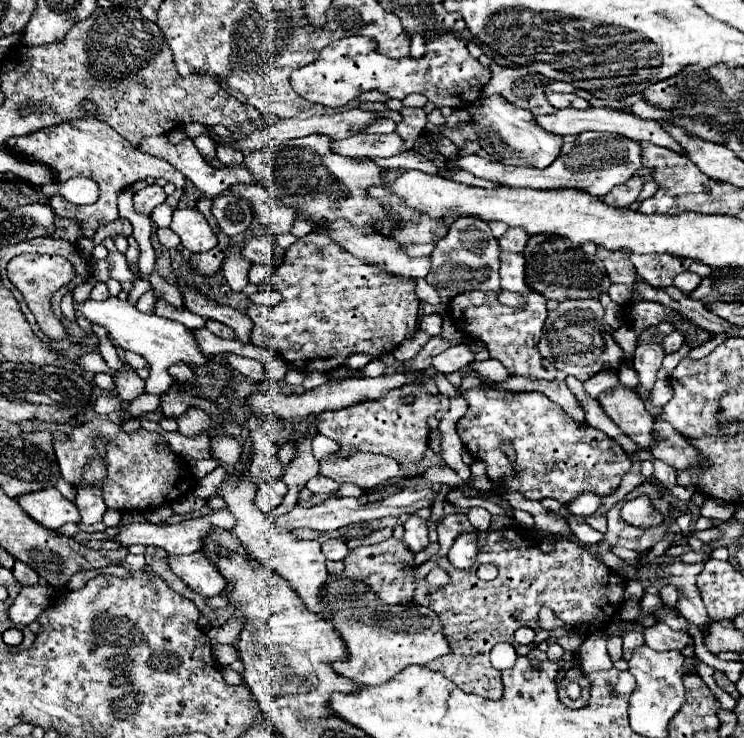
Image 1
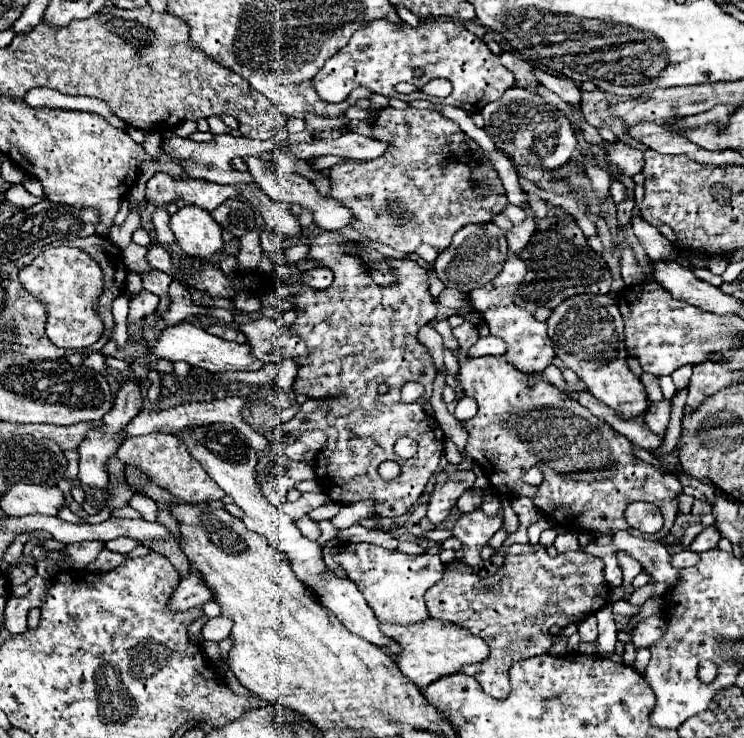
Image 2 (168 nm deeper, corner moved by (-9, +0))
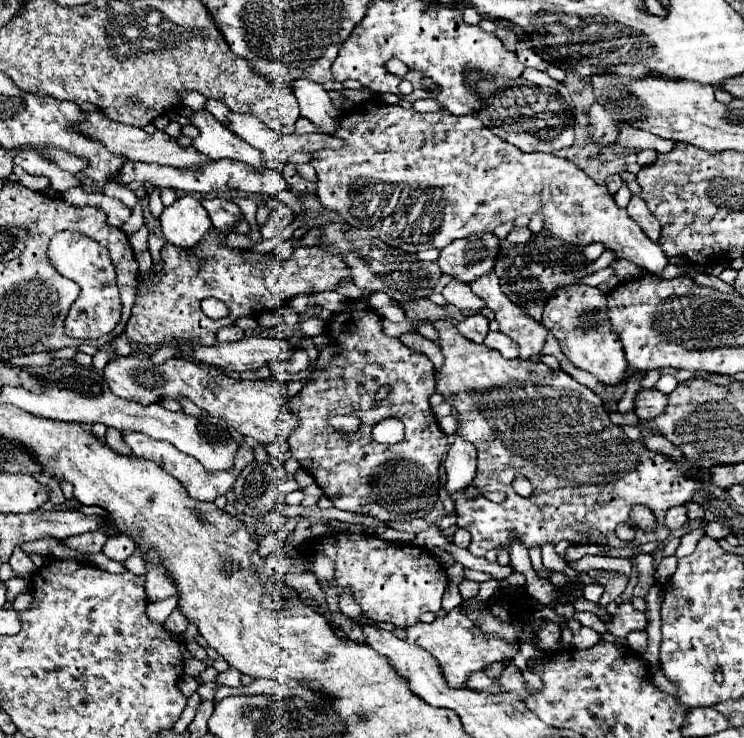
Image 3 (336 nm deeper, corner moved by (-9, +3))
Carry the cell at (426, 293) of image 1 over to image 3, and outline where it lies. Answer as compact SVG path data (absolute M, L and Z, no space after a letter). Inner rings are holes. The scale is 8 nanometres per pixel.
M450 281L444 289L442 289L442 295L446 297L446 301L458 309L466 309L466 311L482 311L486 307L486 303L472 293L470 285L468 283L460 283L460 281Z

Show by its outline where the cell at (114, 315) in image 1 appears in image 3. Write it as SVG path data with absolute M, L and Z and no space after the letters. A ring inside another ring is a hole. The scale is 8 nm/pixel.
M244 337L234 343L216 343L212 347L194 347L192 357L200 363L220 367L224 371L252 371L270 361L288 361L292 345L274 337Z

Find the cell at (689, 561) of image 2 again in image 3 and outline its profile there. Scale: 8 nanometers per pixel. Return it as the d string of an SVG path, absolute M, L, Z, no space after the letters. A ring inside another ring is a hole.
M672 555L672 557L664 557L660 563L658 563L658 567L656 567L656 579L660 581L660 583L664 583L664 579L670 579L672 575L674 575L674 571L676 571L676 557Z

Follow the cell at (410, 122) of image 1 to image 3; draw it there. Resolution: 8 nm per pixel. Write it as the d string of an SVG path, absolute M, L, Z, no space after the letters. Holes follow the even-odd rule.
M366 101L344 111L342 123L338 123L332 135L340 137L344 147L312 153L318 183L316 195L322 205L336 211L344 223L364 229L370 237L378 237L390 247L408 249L410 245L422 243L444 249L454 239L492 233L498 225L514 221L520 215L540 215L544 229L568 245L574 245L578 251L584 251L590 243L602 243L604 249L614 251L618 259L628 259L654 275L668 265L660 245L642 233L628 213L616 205L614 195L604 185L598 185L568 159L548 153L522 153L518 147L500 141L482 125L478 115L456 117L446 109L418 113L400 105Z

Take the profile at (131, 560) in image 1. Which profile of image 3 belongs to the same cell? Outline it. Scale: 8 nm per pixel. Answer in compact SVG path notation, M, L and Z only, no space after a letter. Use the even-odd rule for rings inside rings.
M98 531L98 533L82 533L78 537L68 537L62 543L66 547L82 553L82 555L92 555L92 553L100 553L102 551L106 539L108 539L108 535L104 531Z

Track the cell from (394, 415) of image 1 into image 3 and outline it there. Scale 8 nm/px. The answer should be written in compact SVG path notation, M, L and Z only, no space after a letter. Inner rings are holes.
M350 301L346 311L332 315L326 333L334 345L320 351L316 369L312 373L314 379L308 381L304 389L290 401L292 411L300 419L300 427L290 437L292 457L300 463L302 469L314 475L318 487L334 503L336 509L356 515L370 515L378 521L410 521L416 517L426 517L438 501L440 463L448 451L448 439L438 427L438 421L428 403L430 395L436 393L432 361L426 355L402 345L396 337L386 337L382 333L382 317L372 309L366 309L364 301ZM380 387L390 387L390 401L374 403L374 395ZM330 415L356 415L362 419L362 425L356 433L340 435L330 427ZM390 417L396 417L404 423L404 439L396 445L374 443L372 425Z

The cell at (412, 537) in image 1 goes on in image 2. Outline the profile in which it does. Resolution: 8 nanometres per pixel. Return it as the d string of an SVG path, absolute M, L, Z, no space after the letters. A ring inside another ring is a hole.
M454 472L452 476L448 476L448 480L440 486L436 486L432 498L430 498L430 504L428 504L428 514L426 518L432 522L434 528L438 528L446 516L450 514L450 510L456 506L456 500L458 496L470 488L476 480L476 474L474 472Z

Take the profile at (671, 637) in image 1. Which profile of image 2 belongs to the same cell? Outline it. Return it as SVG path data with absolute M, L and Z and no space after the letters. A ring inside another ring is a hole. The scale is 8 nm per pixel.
M656 614L638 622L632 628L632 644L634 648L650 648L664 634L666 634L666 620L660 614Z

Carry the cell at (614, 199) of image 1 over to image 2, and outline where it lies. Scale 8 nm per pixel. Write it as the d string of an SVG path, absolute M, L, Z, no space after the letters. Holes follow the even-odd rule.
M614 180L612 186L610 186L610 194L612 194L612 200L614 200L616 204L620 204L622 200L626 200L626 196L628 196L628 188L626 188L620 180Z

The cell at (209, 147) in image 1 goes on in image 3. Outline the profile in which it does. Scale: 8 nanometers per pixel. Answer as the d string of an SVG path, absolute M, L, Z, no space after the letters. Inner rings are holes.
M182 91L182 103L194 111L198 109L204 109L204 103L206 103L206 97L198 91Z

